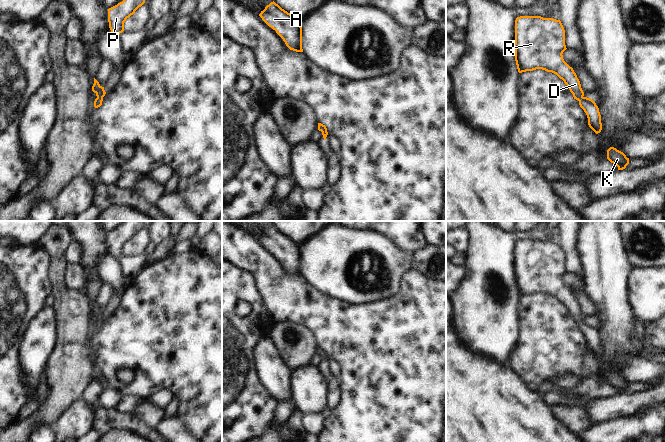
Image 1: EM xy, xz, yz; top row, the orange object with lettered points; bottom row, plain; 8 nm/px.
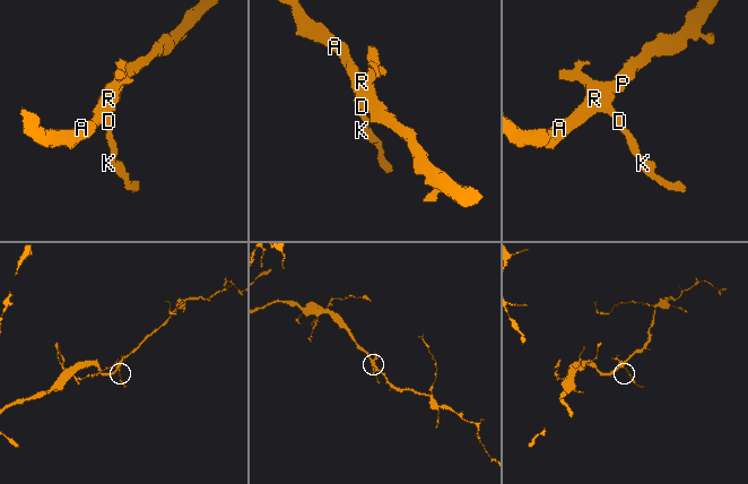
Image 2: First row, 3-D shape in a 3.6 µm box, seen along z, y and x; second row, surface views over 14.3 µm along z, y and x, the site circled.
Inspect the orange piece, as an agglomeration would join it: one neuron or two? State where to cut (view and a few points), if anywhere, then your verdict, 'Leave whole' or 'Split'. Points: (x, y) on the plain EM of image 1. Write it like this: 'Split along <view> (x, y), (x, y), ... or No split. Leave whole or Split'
No split. Leave whole.

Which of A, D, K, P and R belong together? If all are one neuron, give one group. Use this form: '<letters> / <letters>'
A D K P R

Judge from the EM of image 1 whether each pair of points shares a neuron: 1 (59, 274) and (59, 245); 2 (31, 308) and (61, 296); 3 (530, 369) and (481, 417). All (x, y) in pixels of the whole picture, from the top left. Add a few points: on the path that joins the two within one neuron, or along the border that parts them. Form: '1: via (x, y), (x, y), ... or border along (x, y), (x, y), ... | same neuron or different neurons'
1: via (59, 267), (59, 252) | same neuron
2: border along (56, 289), (53, 292) | different neurons
3: border along (507, 365), (532, 390), (538, 391) | different neurons

